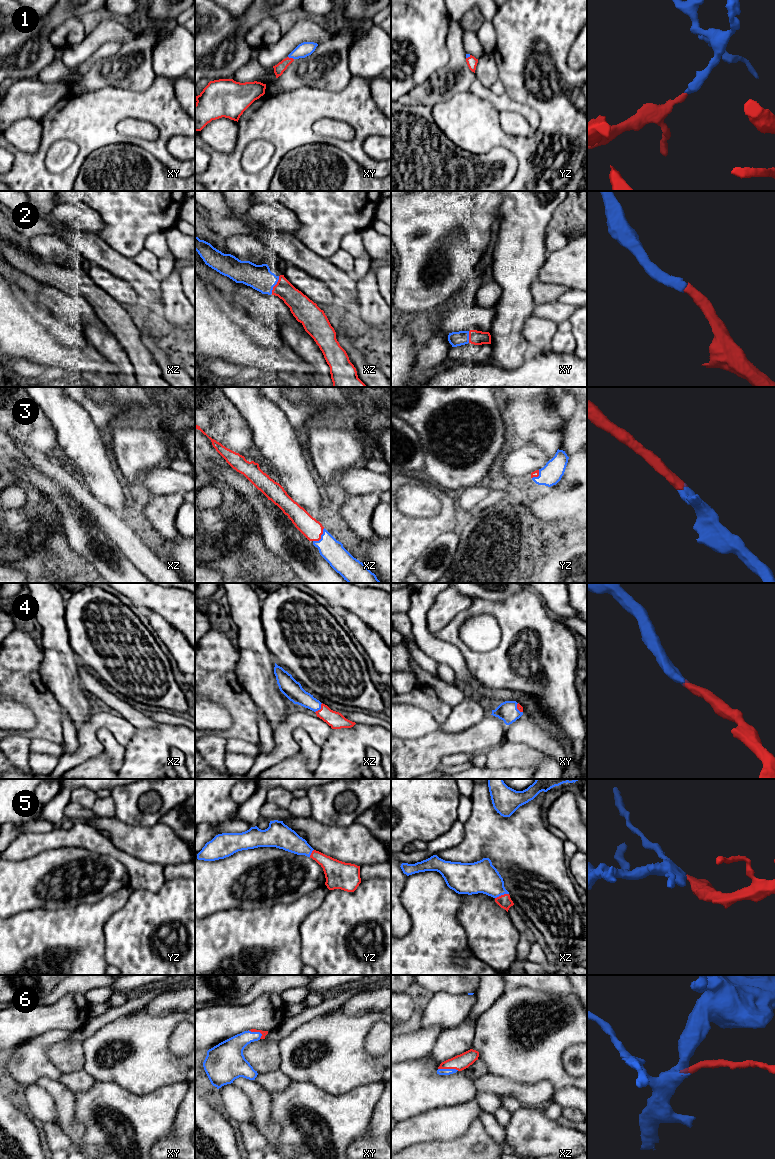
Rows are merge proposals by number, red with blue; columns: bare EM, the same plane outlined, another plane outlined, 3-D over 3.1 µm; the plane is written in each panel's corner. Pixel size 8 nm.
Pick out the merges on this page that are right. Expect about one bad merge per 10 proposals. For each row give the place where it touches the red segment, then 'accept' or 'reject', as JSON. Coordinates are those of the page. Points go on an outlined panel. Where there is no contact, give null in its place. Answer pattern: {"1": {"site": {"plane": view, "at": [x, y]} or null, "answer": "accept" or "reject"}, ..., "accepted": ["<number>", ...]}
{"1": {"site": {"plane": "xy", "at": [291, 58]}, "answer": "accept"}, "2": {"site": {"plane": "xz", "at": [275, 285]}, "answer": "accept"}, "3": {"site": {"plane": "xz", "at": [320, 537]}, "answer": "accept"}, "4": {"site": {"plane": "xz", "at": [321, 708]}, "answer": "accept"}, "5": {"site": {"plane": "xz", "at": [501, 895]}, "answer": "accept"}, "6": {"site": {"plane": "xz", "at": [448, 1068]}, "answer": "accept"}, "accepted": ["1", "2", "3", "4", "5", "6"]}

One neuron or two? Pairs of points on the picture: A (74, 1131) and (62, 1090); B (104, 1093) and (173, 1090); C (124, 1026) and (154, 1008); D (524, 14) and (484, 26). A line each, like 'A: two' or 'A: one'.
A: one
B: one
C: two
D: two

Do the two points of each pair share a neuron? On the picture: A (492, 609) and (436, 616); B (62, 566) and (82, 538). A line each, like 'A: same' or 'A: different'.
A: different
B: different

